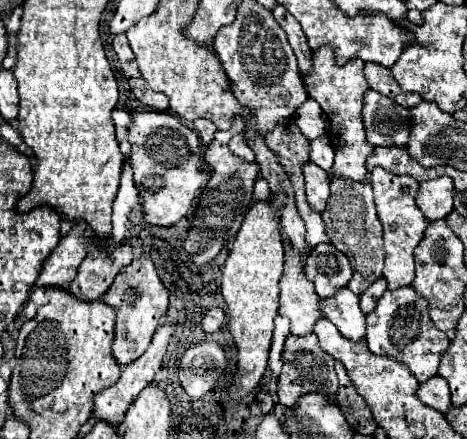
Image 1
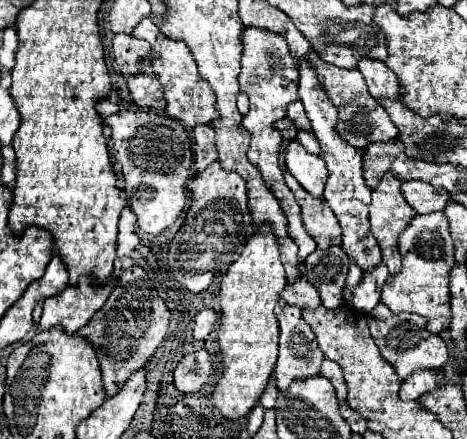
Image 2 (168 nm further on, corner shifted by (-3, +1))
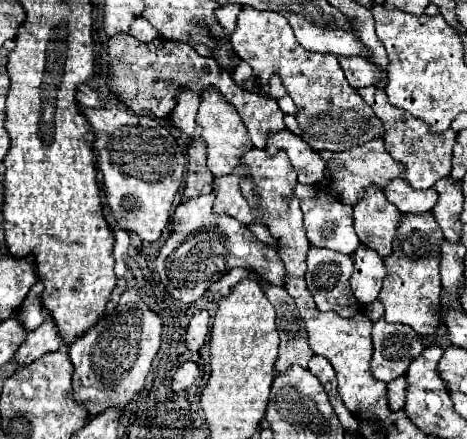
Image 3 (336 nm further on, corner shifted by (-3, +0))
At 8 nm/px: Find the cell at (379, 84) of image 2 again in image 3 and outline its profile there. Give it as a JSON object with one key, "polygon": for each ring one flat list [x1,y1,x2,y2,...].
{"polygon":[[341,56,339,66,353,88,371,86,375,84,375,78,379,78,379,70,375,72,375,66,371,66,371,62,367,62,367,58,363,56,351,56,351,58]]}

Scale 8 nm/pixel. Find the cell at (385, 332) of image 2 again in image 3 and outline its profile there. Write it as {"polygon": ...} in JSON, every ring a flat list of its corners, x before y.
{"polygon":[[383,318,373,324,373,348,371,374,383,382,403,376,409,362,425,350,419,334,411,326,389,324]]}

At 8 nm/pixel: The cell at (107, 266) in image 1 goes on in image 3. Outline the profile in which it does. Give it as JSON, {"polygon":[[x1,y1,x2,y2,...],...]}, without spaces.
{"polygon":[[47,318,45,324,41,324,37,330,33,330,33,332,27,334,25,342,15,352,13,362,17,366,27,366,27,364,39,360,47,352,57,352,59,346,61,346,59,334,57,334,51,318]]}

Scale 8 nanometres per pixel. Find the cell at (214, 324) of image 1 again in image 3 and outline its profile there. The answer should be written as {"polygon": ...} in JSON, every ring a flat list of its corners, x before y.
{"polygon":[[205,310,197,312,191,318,191,322,187,326,187,334,185,334,185,344,187,344,187,348,191,352,197,352,205,344,207,334,209,334,209,322,211,322,211,318,209,318,209,314]]}

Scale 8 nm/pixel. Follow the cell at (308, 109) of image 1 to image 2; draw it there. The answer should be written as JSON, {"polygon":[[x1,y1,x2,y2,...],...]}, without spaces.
{"polygon":[[295,101,289,105,289,111,287,111,287,117,295,123,295,127,299,131,311,131,311,125,309,125,309,119,305,115,305,109,303,109,303,103,301,101]]}

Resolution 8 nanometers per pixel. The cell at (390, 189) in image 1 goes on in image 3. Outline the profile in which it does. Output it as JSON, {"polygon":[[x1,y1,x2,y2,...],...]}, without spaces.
{"polygon":[[365,190,365,196,353,208,353,228,361,244,377,250,381,258,391,254,391,244,399,224,399,210,387,202,381,190]]}

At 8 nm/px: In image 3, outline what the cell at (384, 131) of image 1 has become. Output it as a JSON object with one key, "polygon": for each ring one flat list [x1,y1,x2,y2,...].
{"polygon":[[243,6,241,12,239,12,237,28,231,36,231,46,239,54,239,58,245,60,253,68,255,76,261,82,263,92,269,90,269,78,273,74,277,74,281,78,283,88,287,90,287,94,293,98,293,102,297,106,295,116,297,116,297,122,299,122,299,128,301,128,301,138,305,142,309,142,309,146,315,152,321,152,321,150,339,152,339,150,347,150,351,146,361,146,367,140,383,136,383,124,379,124,373,110,359,98,355,88,351,88,349,82,343,78,343,70,339,70,337,58,333,54,319,54,319,52,305,50,297,42,297,38,293,34,293,28,289,26,289,22,283,16,279,16,275,12,259,12,251,6]]}

